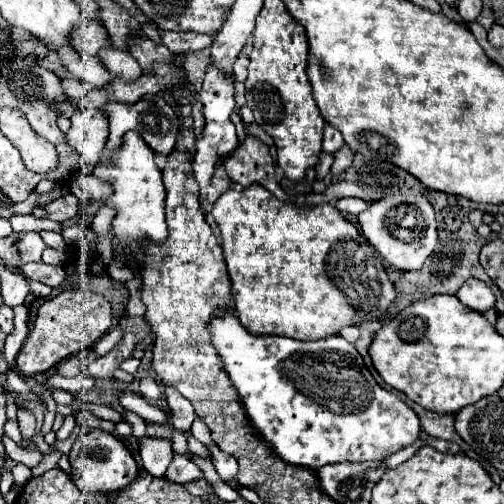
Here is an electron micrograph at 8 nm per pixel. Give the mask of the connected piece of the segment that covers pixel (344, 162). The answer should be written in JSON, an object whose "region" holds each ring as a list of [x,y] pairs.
{"region":[[[348,146],[340,148],[340,152],[334,154],[334,164],[332,164],[332,170],[330,170],[332,176],[340,176],[352,164],[352,160],[354,160],[354,152]]]}

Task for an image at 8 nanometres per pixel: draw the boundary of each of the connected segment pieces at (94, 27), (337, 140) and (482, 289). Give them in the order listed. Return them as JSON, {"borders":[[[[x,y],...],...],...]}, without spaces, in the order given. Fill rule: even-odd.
{"borders":[[[[82,20],[82,24],[76,26],[76,32],[72,32],[72,46],[82,56],[96,56],[96,52],[106,44],[108,44],[108,32],[98,22]]],[[[326,124],[326,128],[324,128],[324,140],[322,140],[322,150],[324,152],[336,152],[340,146],[344,146],[340,130],[336,130],[334,126]]],[[[470,278],[464,282],[464,286],[456,292],[456,298],[470,310],[476,312],[486,312],[490,308],[494,308],[494,294],[490,290],[490,286],[486,286],[482,280]]]]}

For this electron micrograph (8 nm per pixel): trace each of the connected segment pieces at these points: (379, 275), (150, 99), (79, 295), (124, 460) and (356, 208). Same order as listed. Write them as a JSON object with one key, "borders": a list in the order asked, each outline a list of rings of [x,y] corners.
{"borders":[[[[260,184],[242,192],[226,190],[212,208],[214,222],[220,228],[228,276],[232,280],[234,308],[238,320],[254,334],[276,334],[296,340],[322,340],[338,334],[342,326],[354,326],[374,320],[396,298],[382,258],[364,240],[360,230],[342,218],[332,204],[299,206],[278,200]]],[[[146,96],[140,102],[126,106],[126,104],[106,104],[102,108],[102,112],[108,116],[108,140],[106,140],[106,150],[101,153],[101,162],[110,162],[113,159],[113,152],[118,148],[120,140],[124,140],[124,132],[134,130],[140,132],[140,136],[144,138],[144,142],[162,156],[168,156],[168,152],[172,152],[178,130],[180,130],[180,120],[174,112],[174,108],[162,98],[162,96]]],[[[64,290],[58,296],[46,300],[40,308],[35,325],[29,332],[22,350],[18,354],[18,372],[24,376],[34,376],[50,370],[60,360],[78,354],[80,350],[94,346],[112,326],[112,308],[110,302],[92,290]]],[[[90,430],[82,434],[70,452],[70,464],[72,464],[72,480],[82,492],[100,492],[100,494],[112,494],[120,488],[126,488],[132,480],[138,476],[138,466],[128,448],[114,438],[112,434],[104,430]]],[[[342,198],[342,200],[336,202],[336,208],[338,208],[340,212],[346,212],[346,214],[356,216],[356,214],[360,214],[364,208],[368,208],[368,204],[366,204],[364,200],[358,200],[358,198]]]]}

